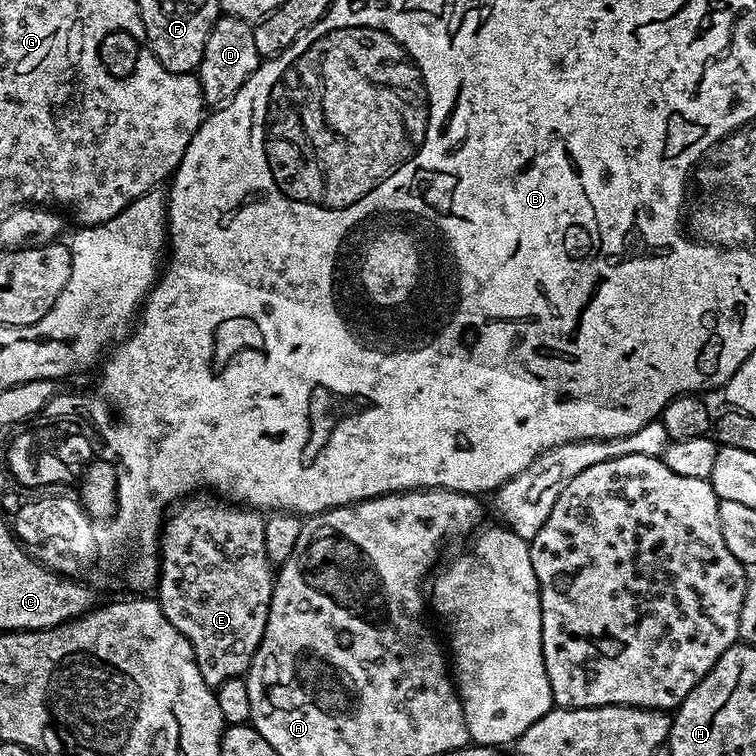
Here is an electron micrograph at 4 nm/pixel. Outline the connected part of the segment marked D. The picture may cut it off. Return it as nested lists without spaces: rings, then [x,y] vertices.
[[[221,15],[214,22],[210,34],[206,38],[206,50],[202,54],[202,62],[198,69],[204,103],[209,109],[221,108],[228,104],[242,90],[242,86],[254,70],[258,70],[262,57],[258,54],[258,46],[254,46],[254,27],[249,21],[237,16]]]

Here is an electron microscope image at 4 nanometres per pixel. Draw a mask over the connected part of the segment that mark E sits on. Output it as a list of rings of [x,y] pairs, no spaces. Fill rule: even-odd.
[[[200,498],[185,499],[175,509],[177,512],[165,522],[164,532],[162,528],[158,599],[162,614],[166,614],[168,621],[190,642],[198,670],[202,670],[202,678],[215,690],[230,678],[244,676],[252,665],[268,621],[274,565],[266,550],[265,517],[257,509],[230,506],[224,498],[196,499]]]

